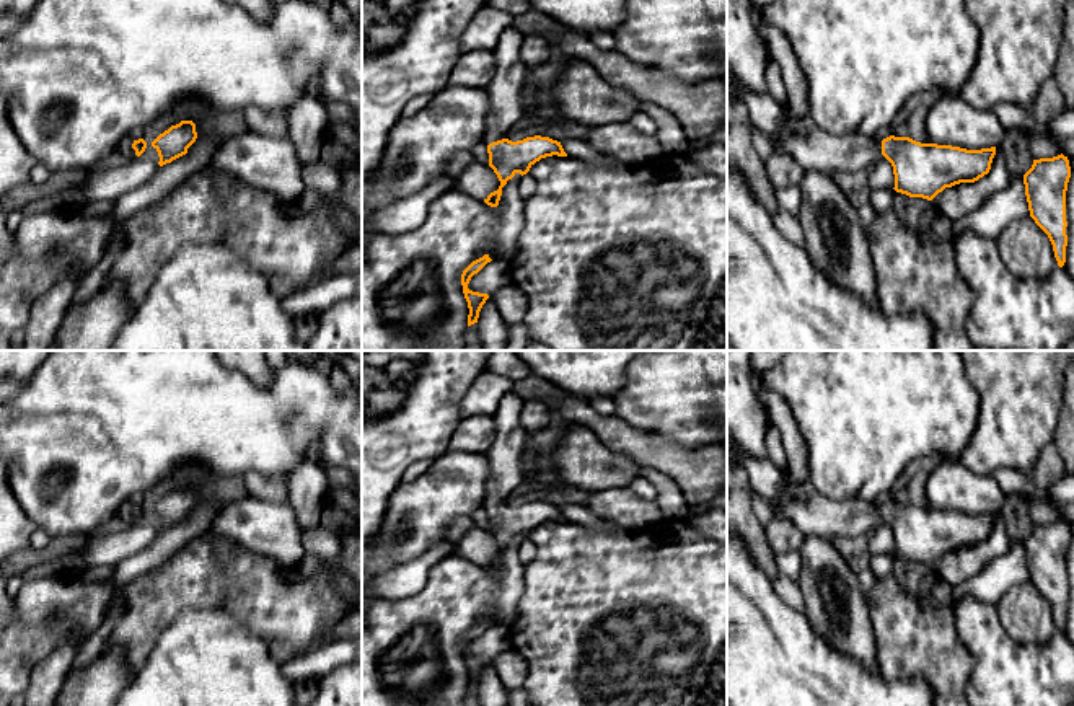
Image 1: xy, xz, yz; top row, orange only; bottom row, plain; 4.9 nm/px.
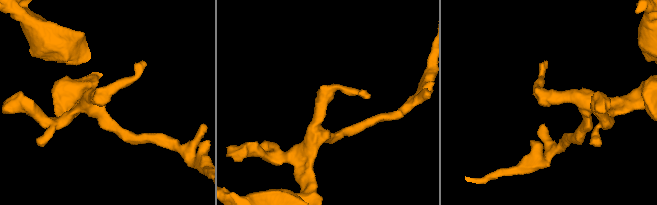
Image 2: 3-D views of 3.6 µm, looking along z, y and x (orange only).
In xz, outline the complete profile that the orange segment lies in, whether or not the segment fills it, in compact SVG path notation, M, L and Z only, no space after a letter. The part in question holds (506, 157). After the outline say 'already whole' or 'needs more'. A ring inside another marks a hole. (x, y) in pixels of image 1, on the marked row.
M510 24L494 47L495 73L487 85L491 109L484 142L489 166L497 174L500 186L484 199L491 207L499 205L502 188L517 173L526 174L536 161L546 157L567 157L561 142L549 137L535 135L517 142L507 139L523 119L520 90L530 72L520 59L523 38L525 34Z | needs more

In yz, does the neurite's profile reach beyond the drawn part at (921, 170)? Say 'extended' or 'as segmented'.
extended

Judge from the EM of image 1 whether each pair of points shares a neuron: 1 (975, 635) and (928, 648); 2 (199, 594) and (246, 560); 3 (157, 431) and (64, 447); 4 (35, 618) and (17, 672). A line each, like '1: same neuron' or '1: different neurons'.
1: different neurons
2: same neuron
3: same neuron
4: same neuron

